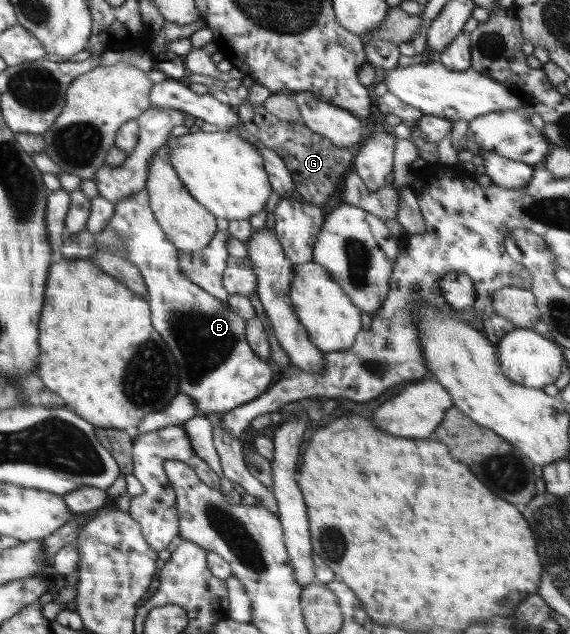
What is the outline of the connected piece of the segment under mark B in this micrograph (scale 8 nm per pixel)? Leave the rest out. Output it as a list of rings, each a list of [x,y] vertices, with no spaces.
[[[143,188],[137,194],[124,199],[115,206],[115,215],[111,218],[103,232],[97,235],[97,245],[105,248],[108,253],[119,255],[124,260],[137,265],[144,278],[151,308],[151,318],[154,329],[163,338],[167,338],[167,346],[171,346],[171,352],[179,362],[179,392],[190,396],[195,403],[197,415],[207,416],[212,412],[230,412],[238,406],[254,401],[255,398],[265,394],[265,390],[273,382],[273,370],[267,364],[269,360],[263,360],[257,356],[246,339],[246,320],[233,311],[225,300],[215,297],[209,291],[203,290],[198,283],[191,282],[190,278],[182,273],[181,264],[178,262],[178,248],[167,238],[162,226],[150,207],[150,194]]]

